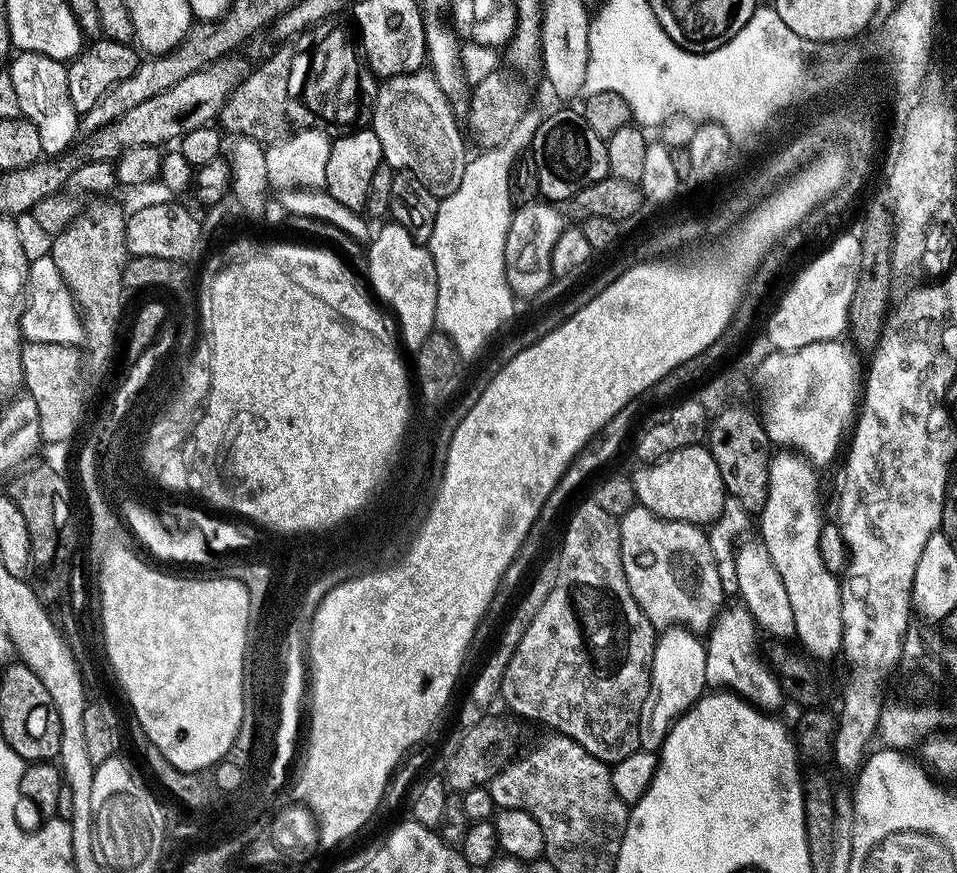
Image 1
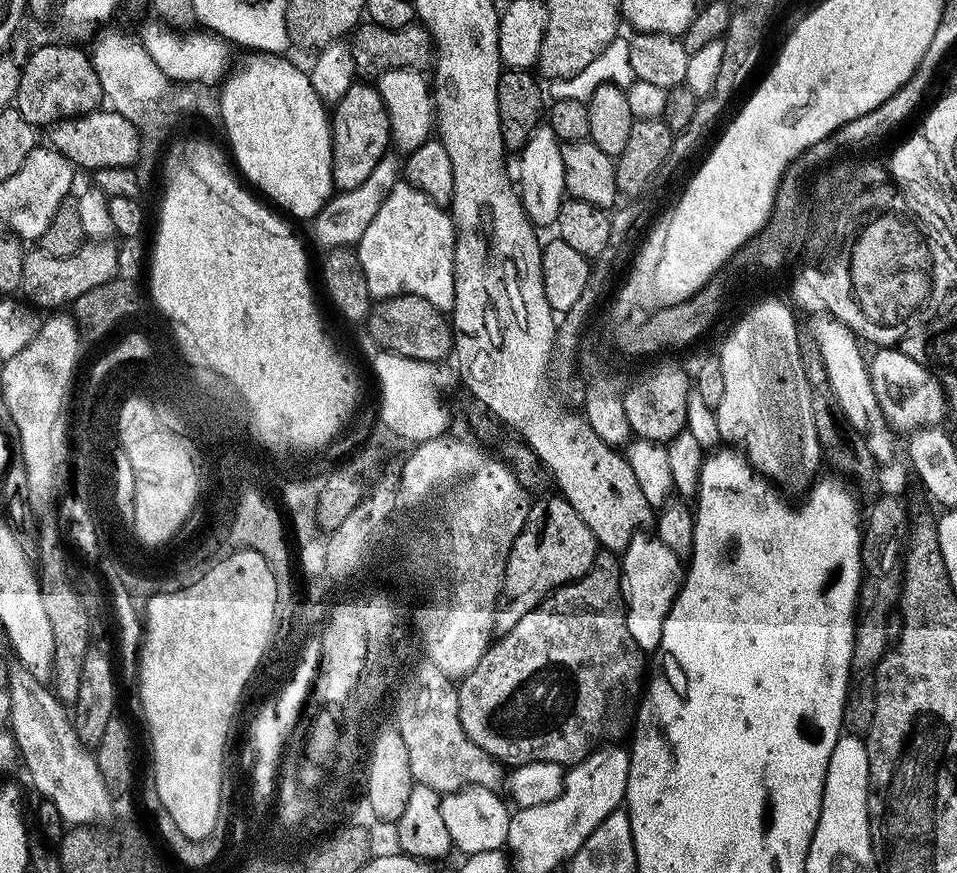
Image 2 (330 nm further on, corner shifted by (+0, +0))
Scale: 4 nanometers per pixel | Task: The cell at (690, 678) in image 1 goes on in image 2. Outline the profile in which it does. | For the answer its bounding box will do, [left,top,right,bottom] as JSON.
[622,535,682,654]

